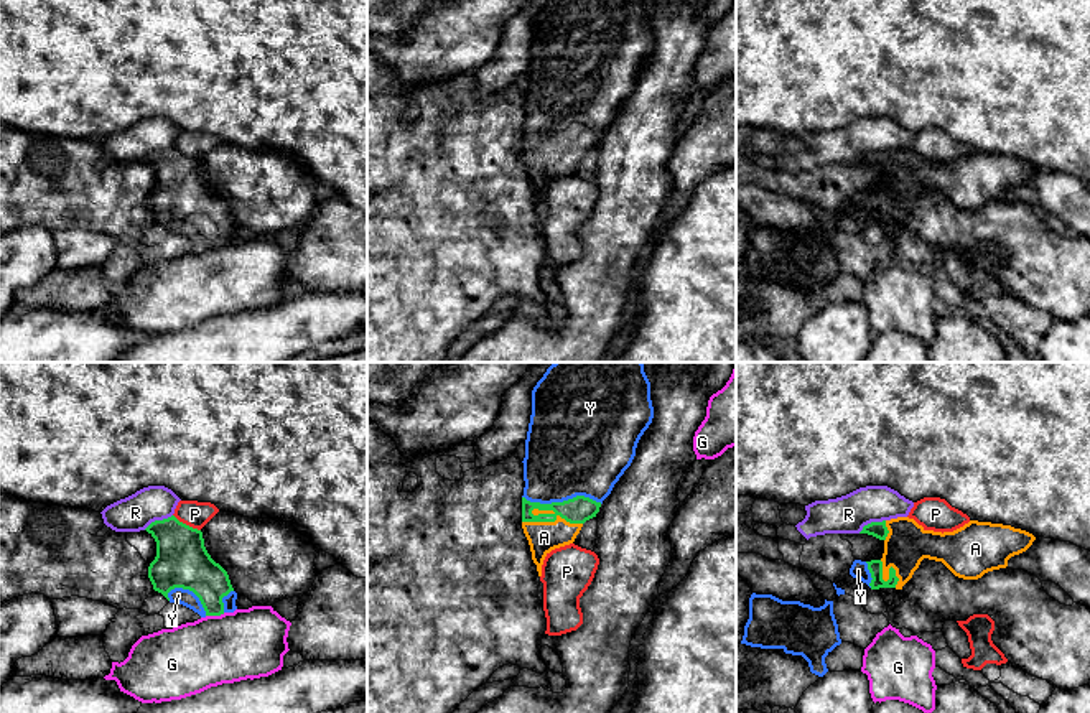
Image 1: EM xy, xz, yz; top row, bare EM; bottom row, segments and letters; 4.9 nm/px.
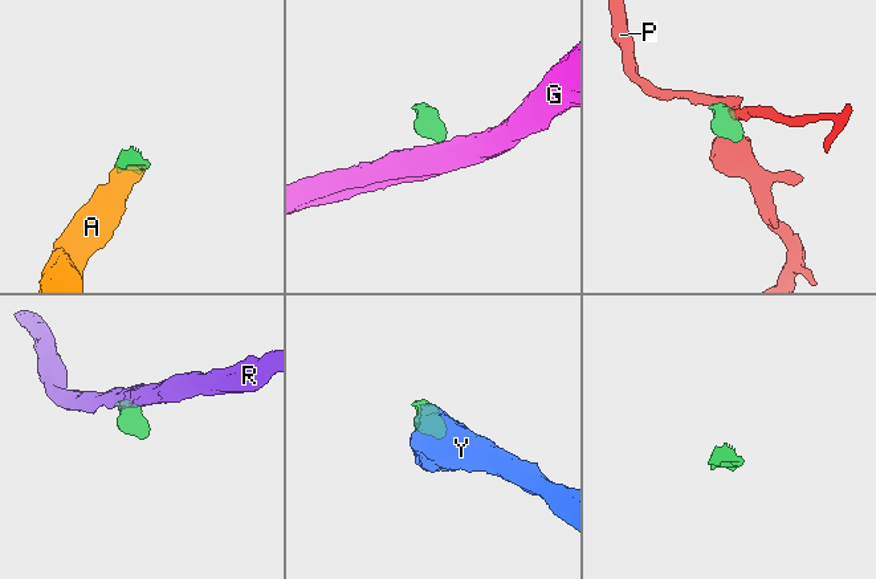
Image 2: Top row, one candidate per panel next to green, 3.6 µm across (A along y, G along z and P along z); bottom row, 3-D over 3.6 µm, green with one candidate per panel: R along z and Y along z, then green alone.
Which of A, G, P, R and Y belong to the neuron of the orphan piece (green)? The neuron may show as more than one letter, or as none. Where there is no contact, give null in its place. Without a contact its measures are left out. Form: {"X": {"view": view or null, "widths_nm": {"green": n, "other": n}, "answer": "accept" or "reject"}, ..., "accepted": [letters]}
{"A": {"view": "xz", "widths_nm": {"green": 130, "other": 150}, "answer": "accept"}, "G": {"view": "xy", "widths_nm": {"green": 200, "other": 340}, "answer": "reject"}, "P": {"view": "xy", "widths_nm": {"green": 260, "other": 130}, "answer": "reject"}, "R": {"view": "xy", "widths_nm": {"green": 260, "other": 180}, "answer": "reject"}, "Y": {"view": "xz", "widths_nm": {"green": 130, "other": 420}, "answer": "accept"}, "accepted": ["A", "Y"]}

